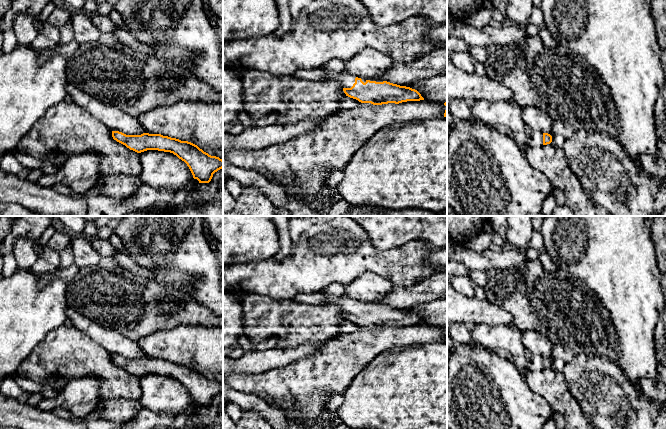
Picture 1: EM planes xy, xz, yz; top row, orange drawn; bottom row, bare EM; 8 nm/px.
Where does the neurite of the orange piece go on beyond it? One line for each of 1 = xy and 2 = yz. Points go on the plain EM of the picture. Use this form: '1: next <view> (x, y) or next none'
1: next none
2: next yz (534, 361)

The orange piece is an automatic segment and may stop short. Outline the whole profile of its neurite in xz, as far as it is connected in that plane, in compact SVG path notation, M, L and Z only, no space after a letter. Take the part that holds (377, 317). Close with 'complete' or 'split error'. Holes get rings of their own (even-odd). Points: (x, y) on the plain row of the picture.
M325 291L309 294L302 293L293 297L292 301L308 305L321 305L322 303L338 305L346 320L356 323L361 327L382 329L424 324L417 314L410 311L400 310L387 305L376 306L361 303L345 294L339 297L331 297L327 296Z; split error

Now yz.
M526 350L526 358L529 371L540 371L552 366L552 360L550 358L534 354L530 350Z; split error

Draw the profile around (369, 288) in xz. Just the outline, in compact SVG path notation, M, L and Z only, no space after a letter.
M365 272L345 286L344 294L361 303L377 306L393 286L391 281L377 273Z

